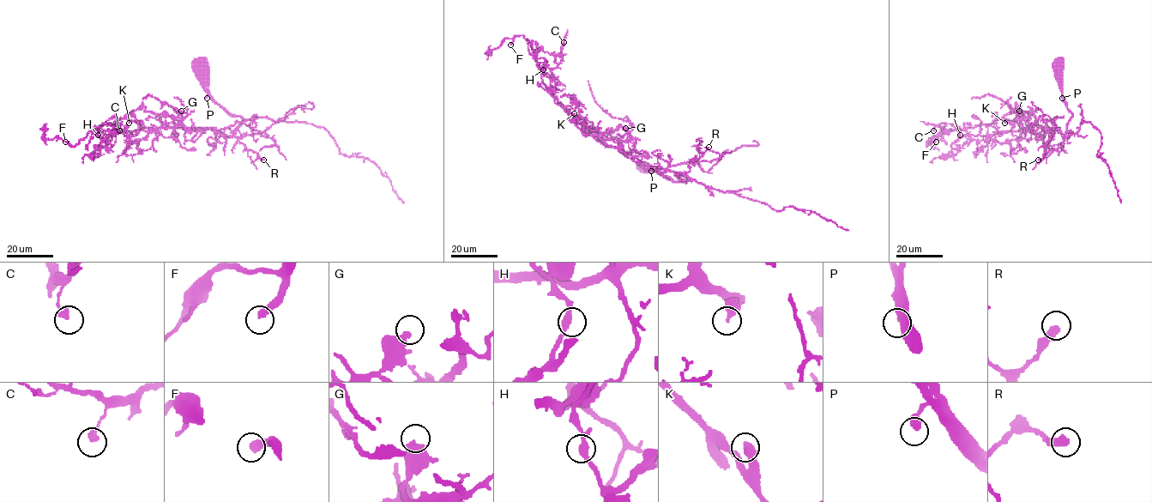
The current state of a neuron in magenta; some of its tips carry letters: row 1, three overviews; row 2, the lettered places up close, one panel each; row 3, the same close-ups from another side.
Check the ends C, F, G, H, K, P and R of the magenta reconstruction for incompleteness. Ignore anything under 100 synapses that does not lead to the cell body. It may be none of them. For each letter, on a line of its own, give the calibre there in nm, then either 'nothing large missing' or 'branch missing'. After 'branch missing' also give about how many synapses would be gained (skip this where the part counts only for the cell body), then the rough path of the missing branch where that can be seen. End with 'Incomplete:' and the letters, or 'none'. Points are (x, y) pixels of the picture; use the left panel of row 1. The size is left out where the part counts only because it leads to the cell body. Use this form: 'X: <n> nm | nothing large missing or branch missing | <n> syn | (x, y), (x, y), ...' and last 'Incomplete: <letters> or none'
C: 200 nm | nothing large missing
F: 360 nm | branch missing | 300 syn
G: 480 nm | nothing large missing
H: 280 nm | nothing large missing
K: 280 nm | nothing large missing
P: 360 nm | nothing large missing
R: 400 nm | nothing large missing
Incomplete: F

